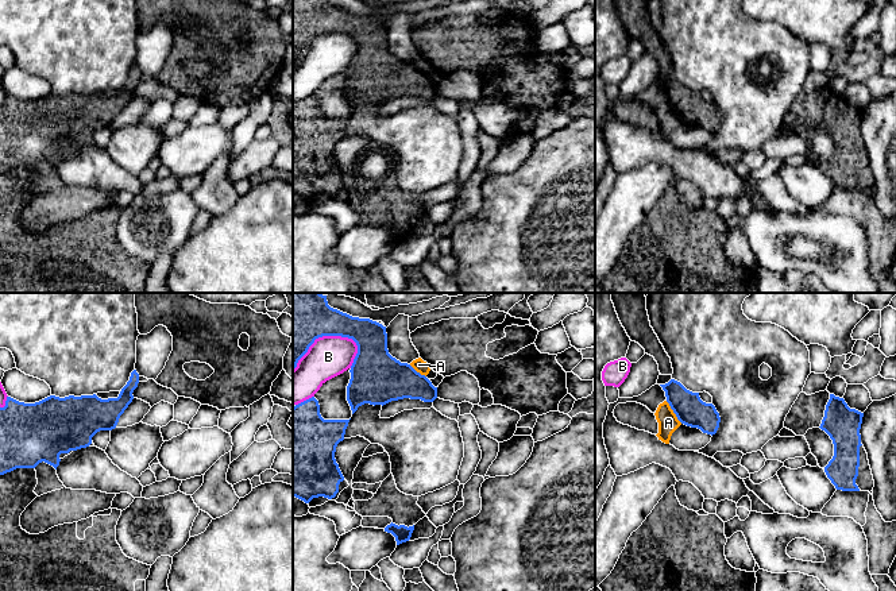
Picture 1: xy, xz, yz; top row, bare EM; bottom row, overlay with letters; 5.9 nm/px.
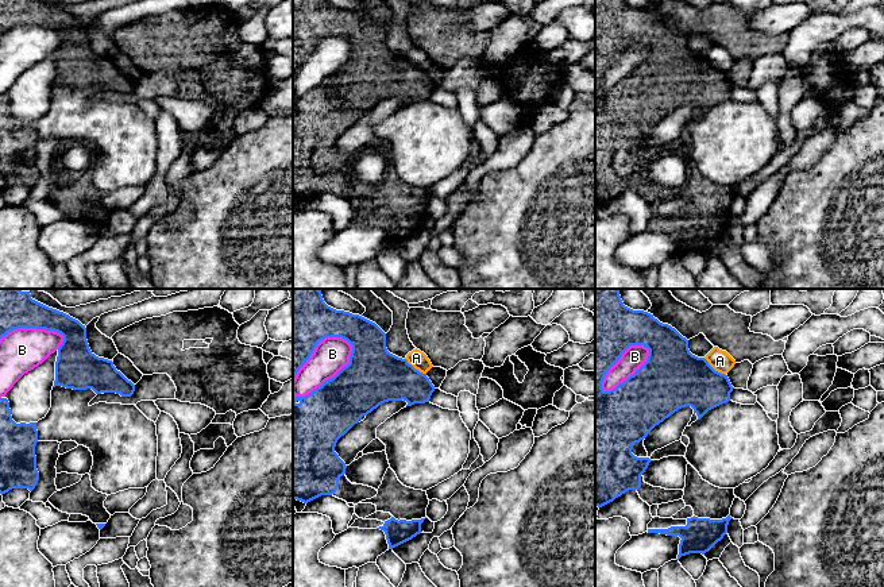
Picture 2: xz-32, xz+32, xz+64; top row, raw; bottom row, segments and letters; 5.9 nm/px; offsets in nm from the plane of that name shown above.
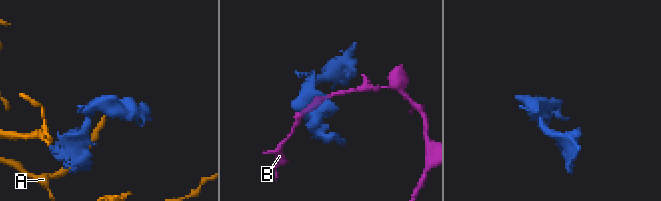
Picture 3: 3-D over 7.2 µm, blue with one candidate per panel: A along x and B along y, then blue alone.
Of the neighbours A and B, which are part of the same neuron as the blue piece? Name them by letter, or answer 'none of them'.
none of them

